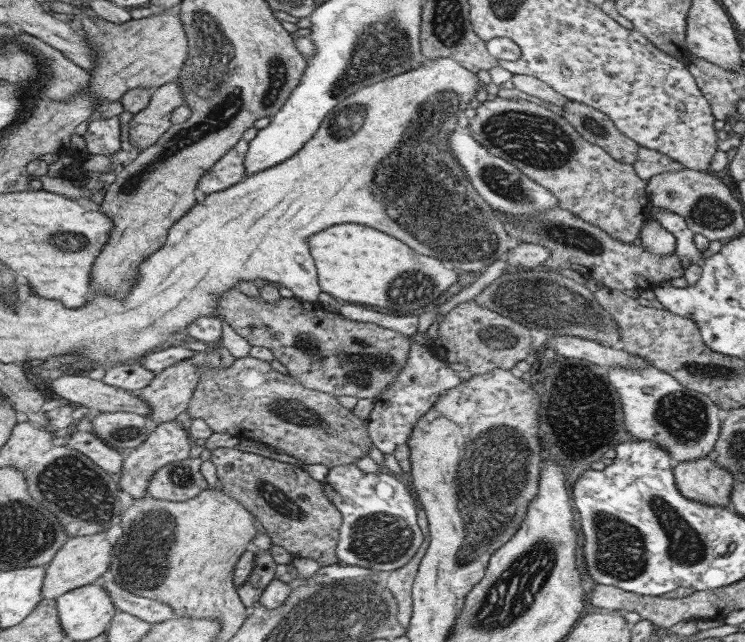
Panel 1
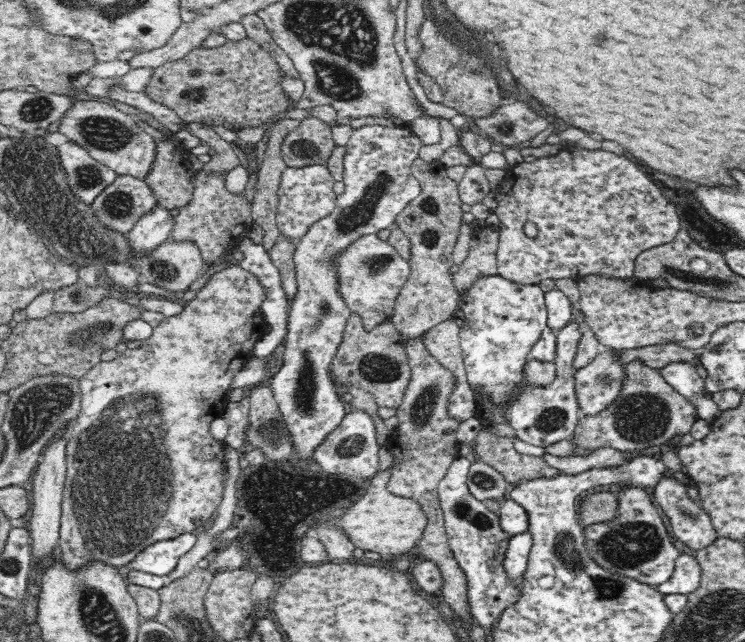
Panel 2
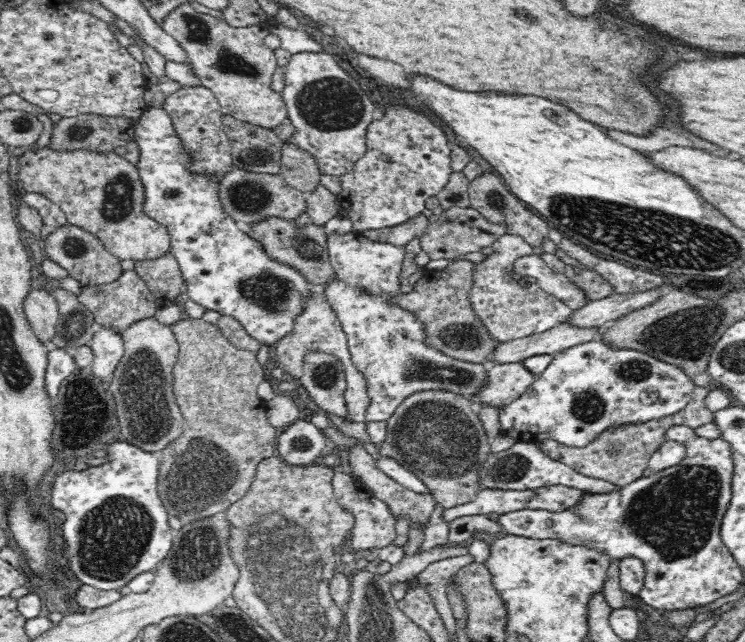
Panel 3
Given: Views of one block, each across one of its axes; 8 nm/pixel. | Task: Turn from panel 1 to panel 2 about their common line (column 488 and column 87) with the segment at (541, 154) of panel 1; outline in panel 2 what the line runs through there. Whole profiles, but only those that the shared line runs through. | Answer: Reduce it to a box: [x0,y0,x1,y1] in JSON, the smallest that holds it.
[58,97,157,181]

